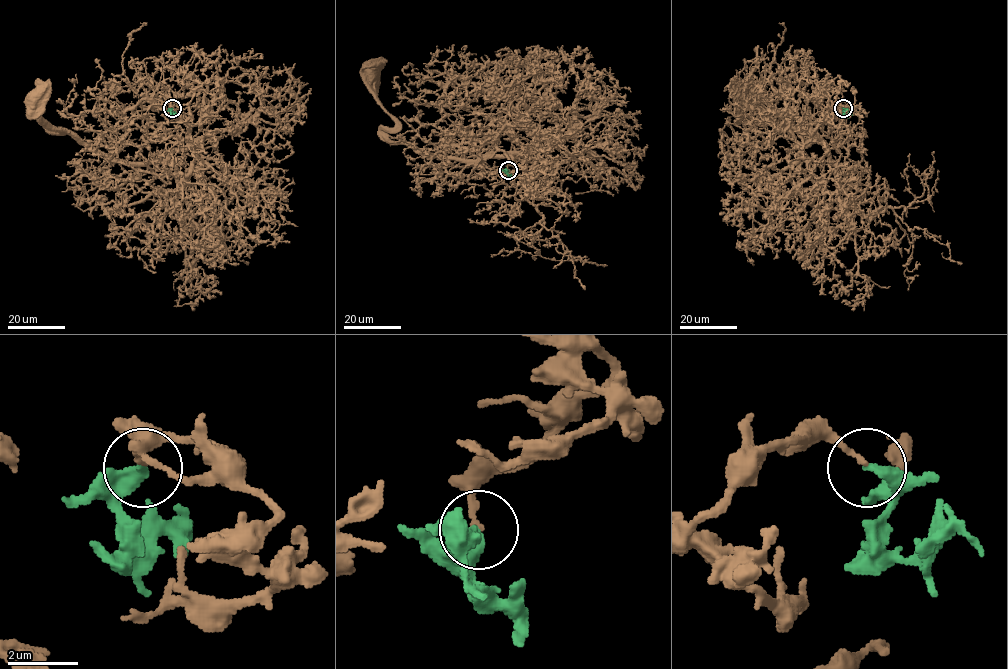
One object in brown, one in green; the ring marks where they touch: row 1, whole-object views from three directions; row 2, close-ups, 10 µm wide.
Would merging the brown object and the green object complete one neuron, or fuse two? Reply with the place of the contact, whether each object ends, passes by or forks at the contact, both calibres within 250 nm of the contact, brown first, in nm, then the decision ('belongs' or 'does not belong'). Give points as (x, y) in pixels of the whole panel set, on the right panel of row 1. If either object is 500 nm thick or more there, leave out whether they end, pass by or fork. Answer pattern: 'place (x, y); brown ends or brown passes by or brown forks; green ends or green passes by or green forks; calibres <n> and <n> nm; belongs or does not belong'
place (843, 108); brown ends; green ends; calibres 150 and 320 nm; does not belong

